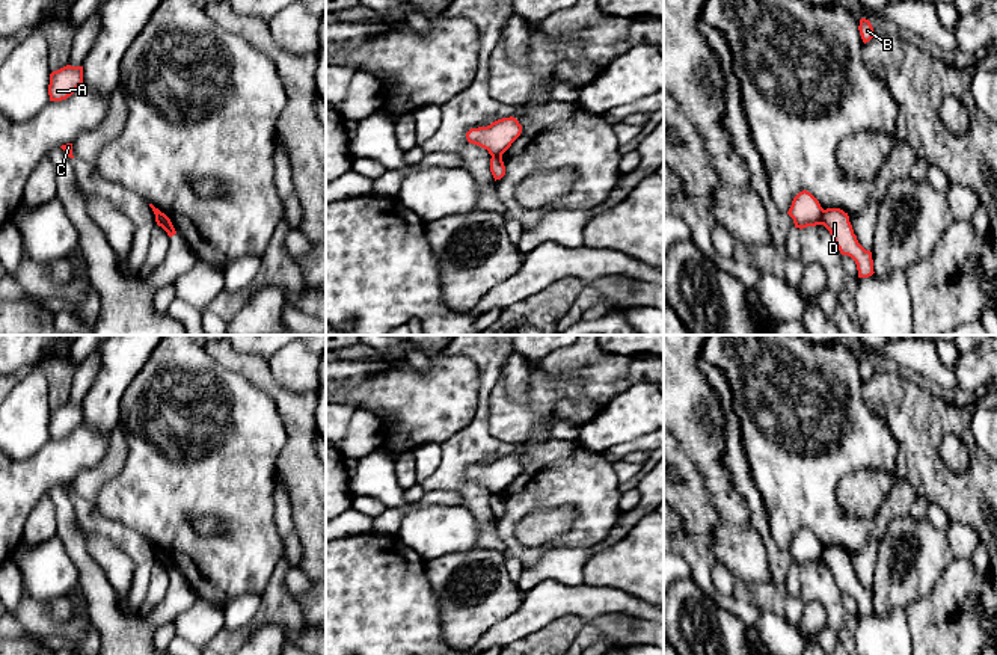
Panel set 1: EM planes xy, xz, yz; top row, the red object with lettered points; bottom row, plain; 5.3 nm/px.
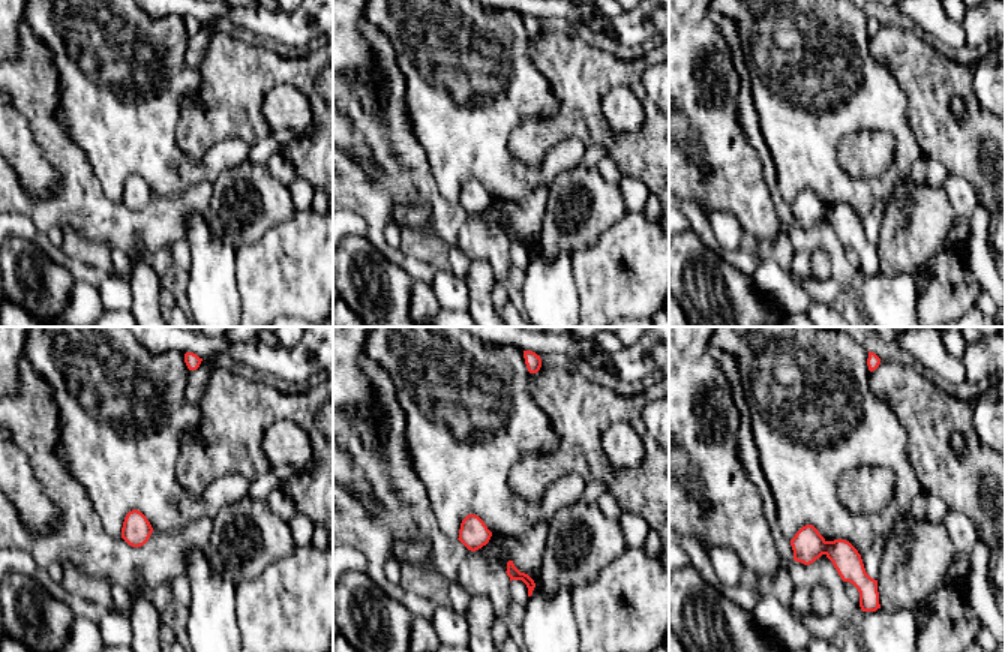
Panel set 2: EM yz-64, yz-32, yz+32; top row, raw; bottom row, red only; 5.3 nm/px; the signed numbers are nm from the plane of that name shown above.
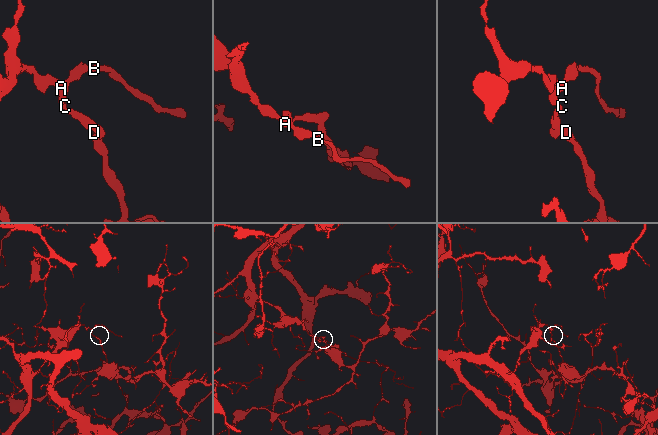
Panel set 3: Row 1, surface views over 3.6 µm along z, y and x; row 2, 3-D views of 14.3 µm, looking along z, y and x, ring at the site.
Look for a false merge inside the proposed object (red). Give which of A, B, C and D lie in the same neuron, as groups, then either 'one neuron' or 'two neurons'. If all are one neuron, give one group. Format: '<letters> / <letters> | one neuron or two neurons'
A B C / D | two neurons

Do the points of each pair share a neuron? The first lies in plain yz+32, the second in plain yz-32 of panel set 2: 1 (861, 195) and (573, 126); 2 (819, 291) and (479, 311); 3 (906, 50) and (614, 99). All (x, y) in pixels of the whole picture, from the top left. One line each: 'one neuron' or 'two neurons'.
1: two neurons
2: two neurons
3: two neurons

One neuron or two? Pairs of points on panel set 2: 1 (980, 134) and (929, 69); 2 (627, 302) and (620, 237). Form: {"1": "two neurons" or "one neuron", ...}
{"1": "one neuron", "2": "one neuron"}

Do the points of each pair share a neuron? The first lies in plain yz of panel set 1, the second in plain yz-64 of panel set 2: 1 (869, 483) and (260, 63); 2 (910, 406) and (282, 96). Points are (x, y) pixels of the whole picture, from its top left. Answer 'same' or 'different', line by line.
1: same
2: different

